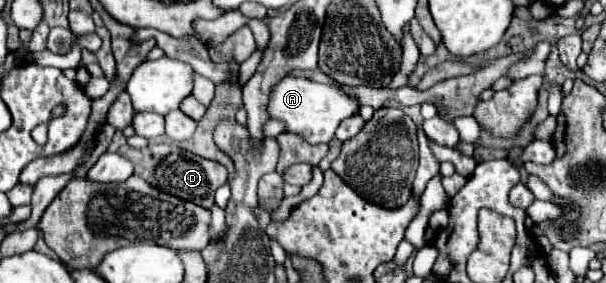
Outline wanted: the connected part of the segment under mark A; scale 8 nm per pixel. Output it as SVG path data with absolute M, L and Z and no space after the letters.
M286 76L270 90L270 100L268 100L266 112L270 118L284 122L286 132L294 132L300 138L306 138L306 142L310 142L310 144L324 144L324 142L330 142L340 120L352 116L356 110L358 110L358 104L334 86L318 84L318 82L312 82L306 78Z

